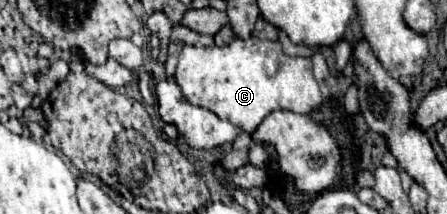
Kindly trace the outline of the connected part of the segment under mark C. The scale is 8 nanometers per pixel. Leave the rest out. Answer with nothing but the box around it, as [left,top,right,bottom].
[174,36,322,134]

